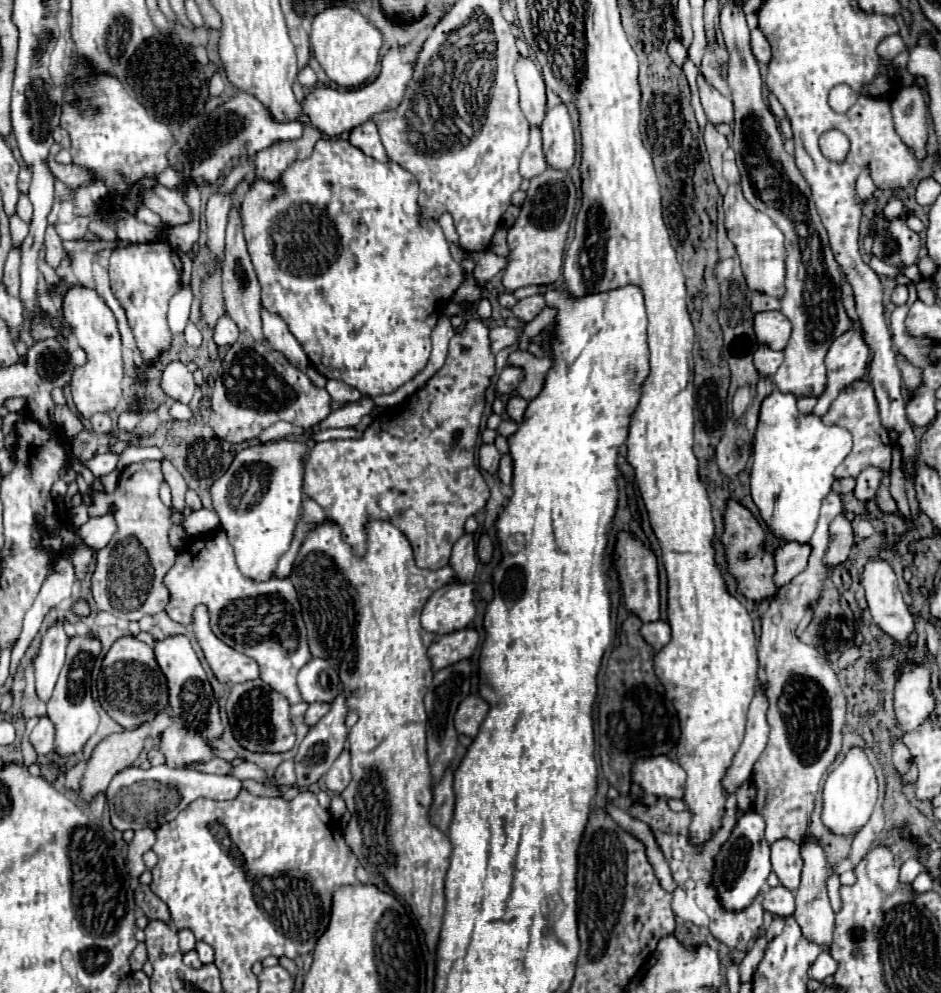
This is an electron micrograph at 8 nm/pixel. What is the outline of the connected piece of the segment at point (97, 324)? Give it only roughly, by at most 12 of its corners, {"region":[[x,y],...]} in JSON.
{"region":[[76,284],[62,314],[86,364],[70,394],[82,418],[116,408],[122,340],[114,312]]}

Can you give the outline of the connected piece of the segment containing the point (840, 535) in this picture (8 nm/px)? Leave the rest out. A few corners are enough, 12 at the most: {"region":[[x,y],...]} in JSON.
{"region":[[844,516],[830,524],[824,556],[826,574],[848,558],[854,544],[852,524]]}

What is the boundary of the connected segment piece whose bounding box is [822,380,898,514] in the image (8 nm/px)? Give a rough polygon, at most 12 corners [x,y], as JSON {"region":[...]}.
{"region":[[856,380],[822,416],[846,428],[854,446],[836,478],[884,472],[874,502],[896,514],[890,496],[892,442],[880,424],[872,384]]}

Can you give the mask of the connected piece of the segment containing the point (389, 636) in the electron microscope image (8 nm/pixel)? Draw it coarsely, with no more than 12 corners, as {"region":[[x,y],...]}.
{"region":[[332,520],[290,580],[340,674],[344,840],[434,952],[452,844],[430,824],[426,600],[450,566]]}

